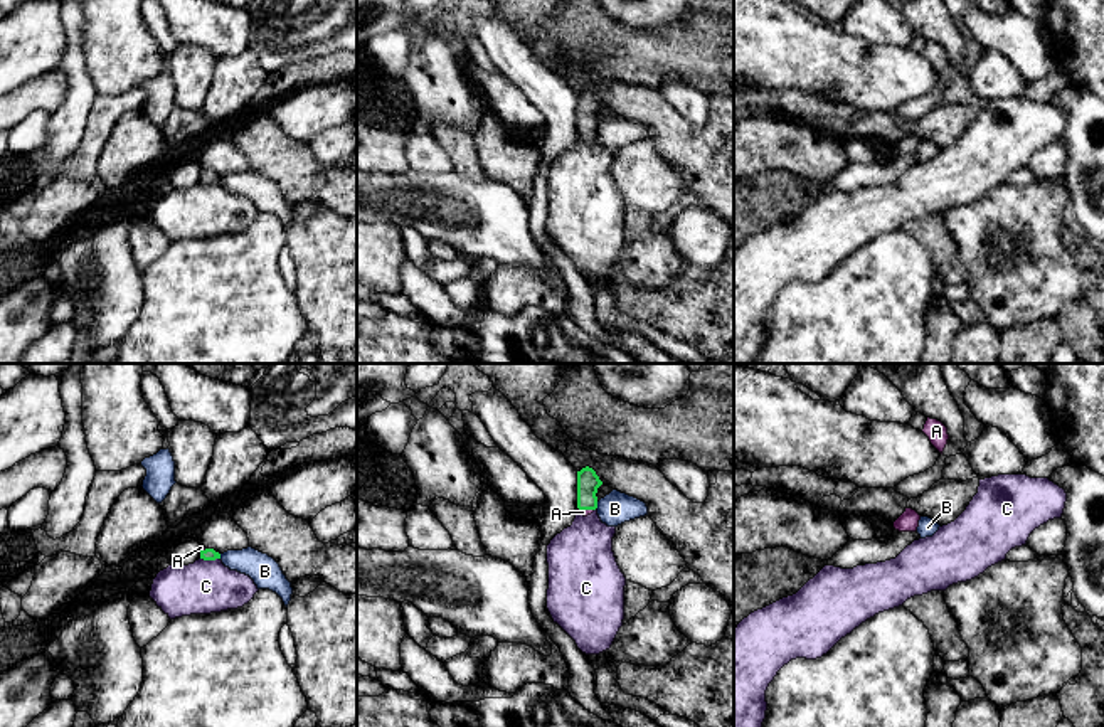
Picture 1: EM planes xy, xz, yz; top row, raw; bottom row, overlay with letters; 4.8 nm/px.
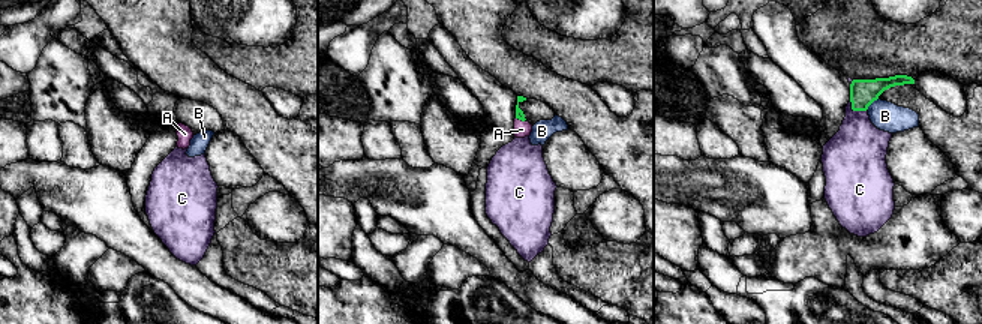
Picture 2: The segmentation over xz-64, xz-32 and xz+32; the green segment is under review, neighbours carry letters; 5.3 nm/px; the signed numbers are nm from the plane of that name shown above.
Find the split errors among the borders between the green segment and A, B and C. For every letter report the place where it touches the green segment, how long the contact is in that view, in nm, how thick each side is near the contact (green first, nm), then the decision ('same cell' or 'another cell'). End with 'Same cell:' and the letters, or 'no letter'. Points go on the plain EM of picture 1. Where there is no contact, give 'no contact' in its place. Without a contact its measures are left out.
A: xz (586, 132) | 80 nm | 110/30 nm | same cell
B: xz (596, 128) | 30 nm | 110/160 nm | another cell
C: xy (211, 182) | 100 nm | 60/260 nm | another cell
Same cell: A

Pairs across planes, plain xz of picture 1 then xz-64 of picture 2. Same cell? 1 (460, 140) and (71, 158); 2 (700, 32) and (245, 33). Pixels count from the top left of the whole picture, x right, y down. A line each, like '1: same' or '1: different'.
1: same
2: different

